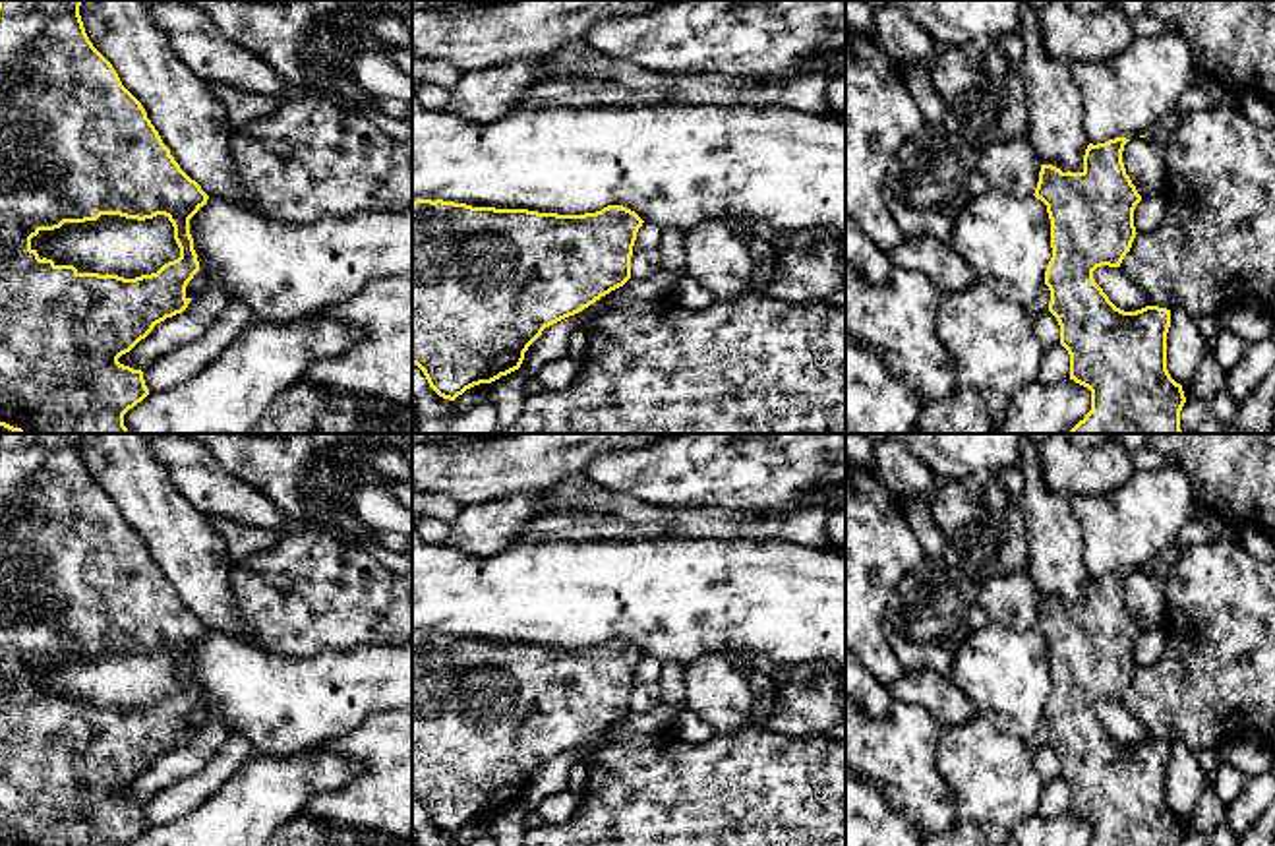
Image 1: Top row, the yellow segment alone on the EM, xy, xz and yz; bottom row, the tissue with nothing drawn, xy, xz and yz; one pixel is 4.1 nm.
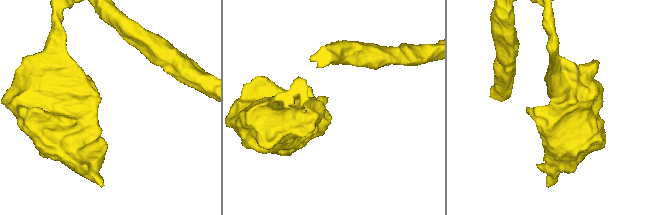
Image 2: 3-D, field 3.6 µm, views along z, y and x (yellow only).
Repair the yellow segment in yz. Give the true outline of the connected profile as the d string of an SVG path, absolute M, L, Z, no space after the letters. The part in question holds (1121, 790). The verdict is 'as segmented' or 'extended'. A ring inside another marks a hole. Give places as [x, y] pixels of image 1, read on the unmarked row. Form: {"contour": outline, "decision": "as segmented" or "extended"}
{"contour": "M1114 571L1105 577L1089 577L1083 589L1082 606L1062 606L1053 598L1041 598L1035 631L1047 639L1051 652L1053 691L1045 705L1045 718L1051 724L1049 745L1060 759L1060 778L1070 788L1070 813L1091 825L1089 846L1180 846L1186 831L1167 803L1167 767L1171 743L1145 740L1136 745L1116 741L1103 722L1095 716L1097 701L1120 701L1136 672L1134 643L1142 635L1136 619L1122 596L1124 579L1130 573Z", "decision": "as segmented"}

